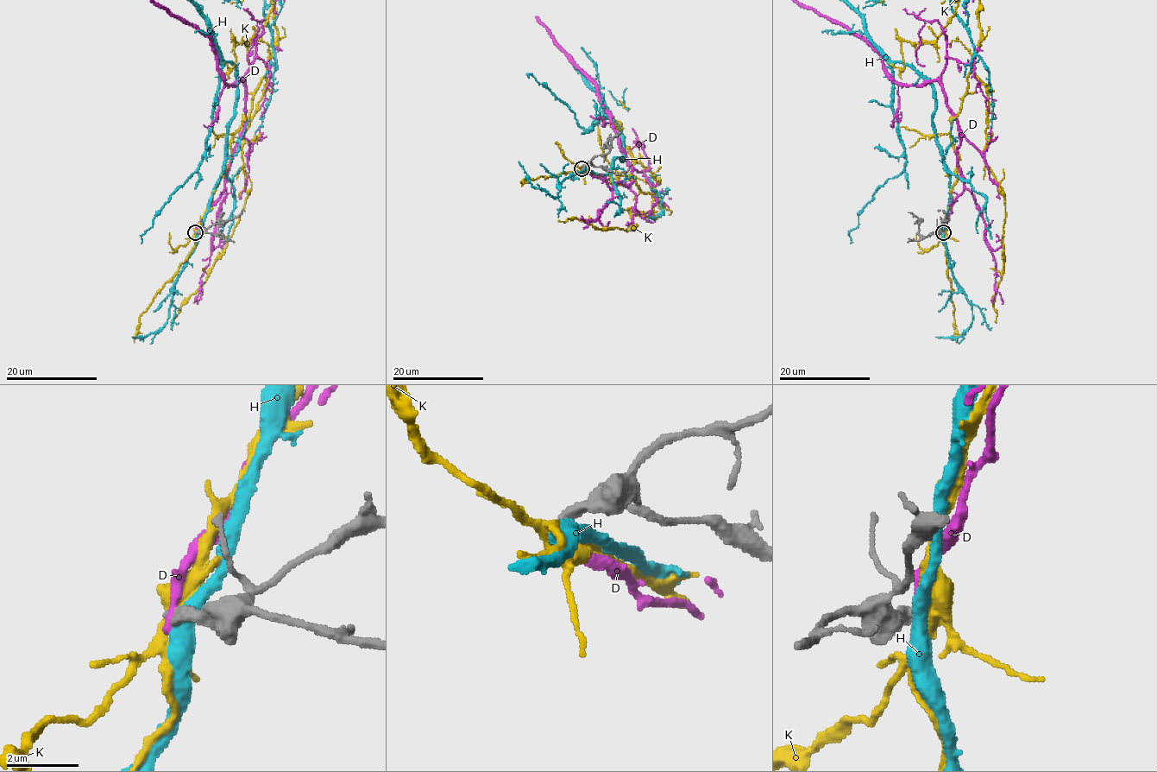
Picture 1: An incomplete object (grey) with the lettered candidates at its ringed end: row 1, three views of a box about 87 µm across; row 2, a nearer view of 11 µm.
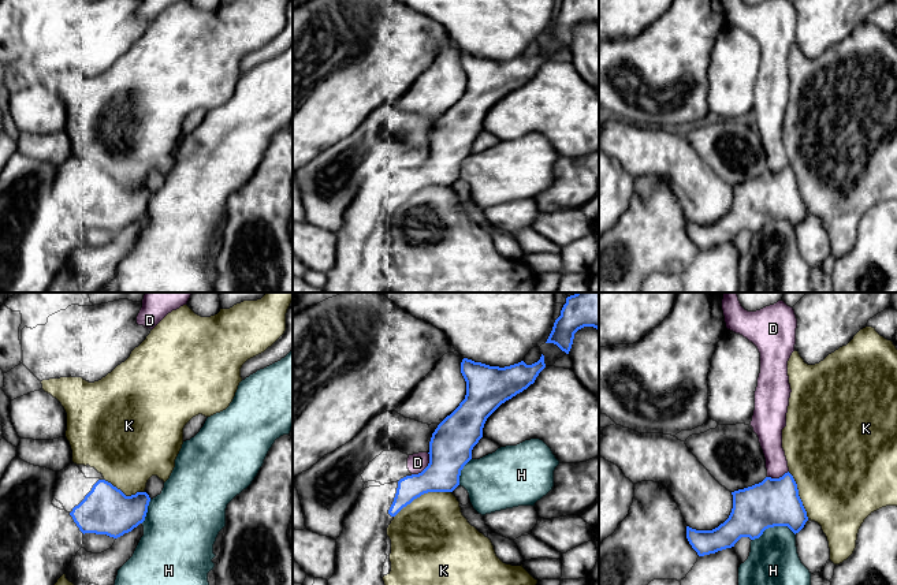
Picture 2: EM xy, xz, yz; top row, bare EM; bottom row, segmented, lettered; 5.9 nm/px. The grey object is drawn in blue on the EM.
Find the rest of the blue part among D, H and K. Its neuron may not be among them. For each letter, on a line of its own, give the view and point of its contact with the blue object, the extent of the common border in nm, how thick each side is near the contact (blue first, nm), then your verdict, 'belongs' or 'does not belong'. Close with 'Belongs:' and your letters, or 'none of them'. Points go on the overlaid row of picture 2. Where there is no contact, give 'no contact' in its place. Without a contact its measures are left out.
D: xz (427, 466) | 170 nm | 260/110 nm | does not belong
H: yz (773, 526) | 260 nm | 280/280 nm | does not belong
K: xz (421, 494) | 360 nm | 200/440 nm | does not belong
Belongs: none of them

